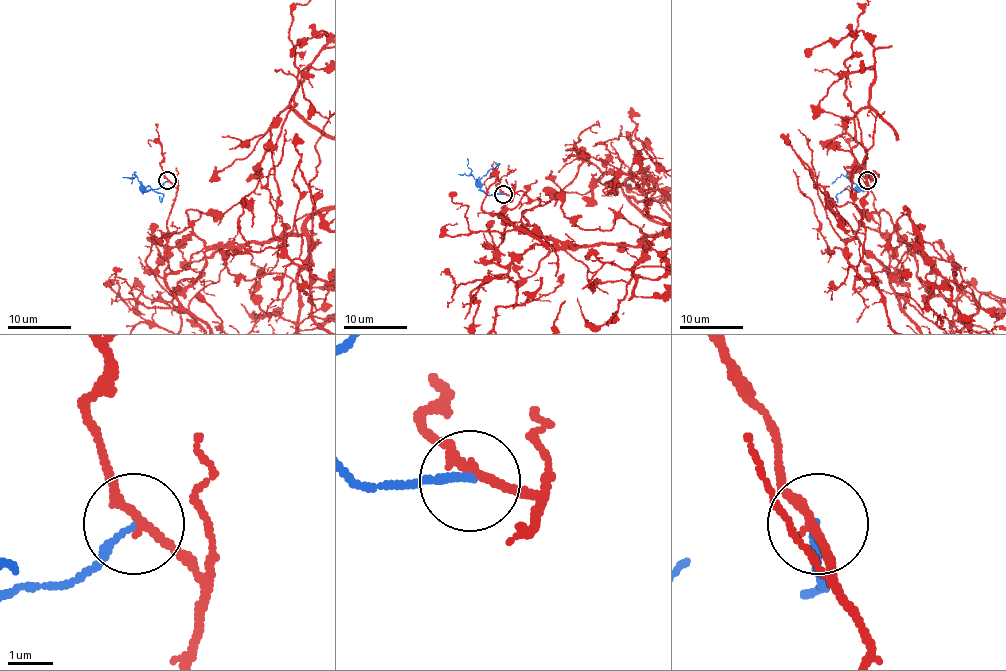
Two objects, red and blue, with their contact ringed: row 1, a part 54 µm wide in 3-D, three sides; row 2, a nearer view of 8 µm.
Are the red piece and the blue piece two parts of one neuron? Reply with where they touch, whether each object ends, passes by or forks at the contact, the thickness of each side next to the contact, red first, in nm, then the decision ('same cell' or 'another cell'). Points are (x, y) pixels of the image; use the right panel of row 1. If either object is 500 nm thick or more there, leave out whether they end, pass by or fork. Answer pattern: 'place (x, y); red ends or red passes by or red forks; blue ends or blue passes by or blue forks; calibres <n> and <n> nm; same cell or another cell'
place (867, 180); red passes by; blue ends; calibres 190 and 170 nm; another cell

